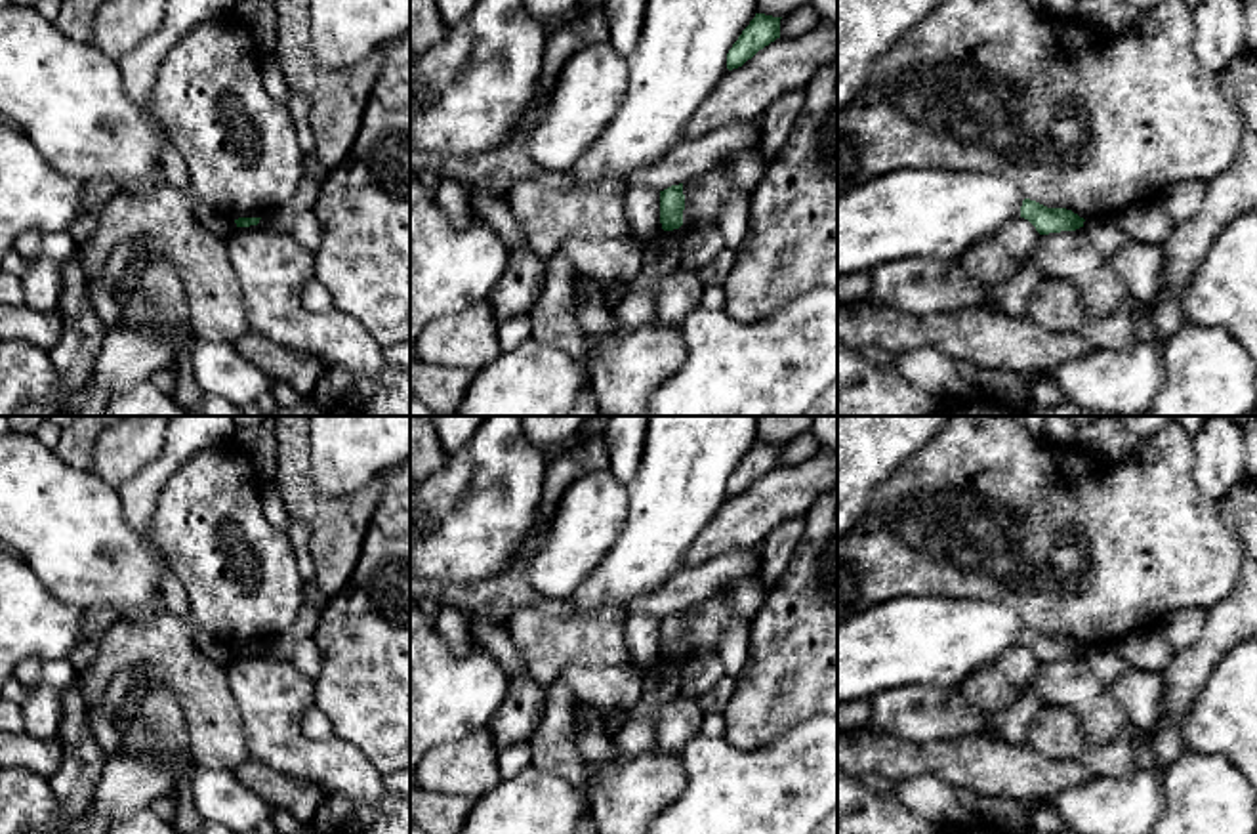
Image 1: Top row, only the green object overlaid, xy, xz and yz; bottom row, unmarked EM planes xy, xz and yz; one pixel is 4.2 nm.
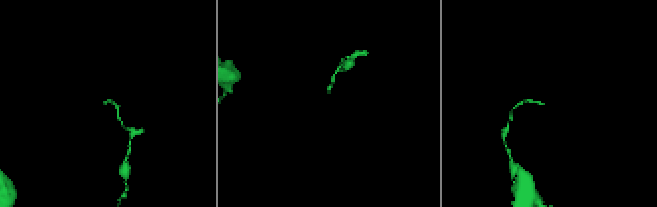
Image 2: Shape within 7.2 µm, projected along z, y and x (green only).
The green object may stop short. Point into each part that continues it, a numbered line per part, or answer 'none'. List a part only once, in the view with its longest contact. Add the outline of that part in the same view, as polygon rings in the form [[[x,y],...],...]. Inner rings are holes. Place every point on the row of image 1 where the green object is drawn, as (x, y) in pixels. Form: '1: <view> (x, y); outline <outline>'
none

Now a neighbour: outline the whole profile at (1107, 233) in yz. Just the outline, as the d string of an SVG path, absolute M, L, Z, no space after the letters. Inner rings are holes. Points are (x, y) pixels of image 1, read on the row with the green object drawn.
M1110 214L1085 219L1083 229L1104 258L1131 242L1131 237L1123 229L1120 218Z

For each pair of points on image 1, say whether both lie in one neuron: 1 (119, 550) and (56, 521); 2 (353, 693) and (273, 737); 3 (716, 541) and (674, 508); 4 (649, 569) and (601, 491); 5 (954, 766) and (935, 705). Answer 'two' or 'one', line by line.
1: one
2: two
3: two
4: two
5: two

